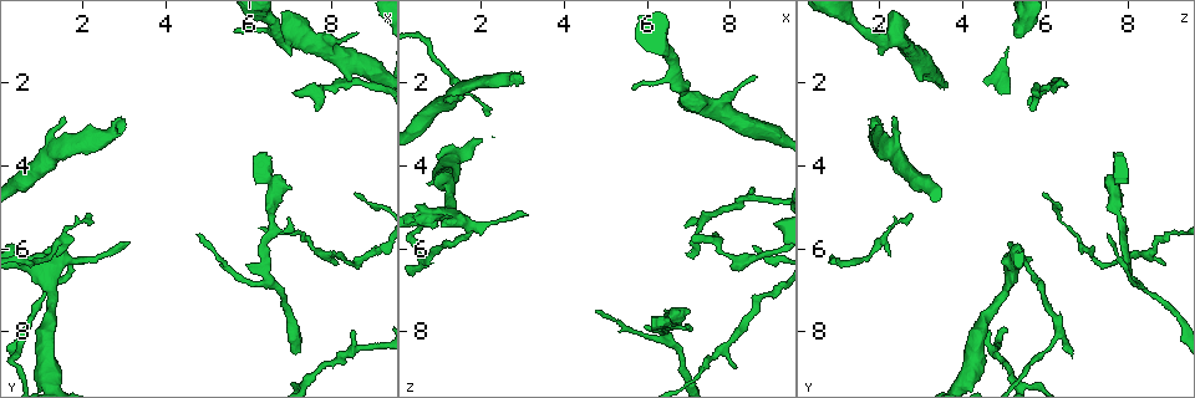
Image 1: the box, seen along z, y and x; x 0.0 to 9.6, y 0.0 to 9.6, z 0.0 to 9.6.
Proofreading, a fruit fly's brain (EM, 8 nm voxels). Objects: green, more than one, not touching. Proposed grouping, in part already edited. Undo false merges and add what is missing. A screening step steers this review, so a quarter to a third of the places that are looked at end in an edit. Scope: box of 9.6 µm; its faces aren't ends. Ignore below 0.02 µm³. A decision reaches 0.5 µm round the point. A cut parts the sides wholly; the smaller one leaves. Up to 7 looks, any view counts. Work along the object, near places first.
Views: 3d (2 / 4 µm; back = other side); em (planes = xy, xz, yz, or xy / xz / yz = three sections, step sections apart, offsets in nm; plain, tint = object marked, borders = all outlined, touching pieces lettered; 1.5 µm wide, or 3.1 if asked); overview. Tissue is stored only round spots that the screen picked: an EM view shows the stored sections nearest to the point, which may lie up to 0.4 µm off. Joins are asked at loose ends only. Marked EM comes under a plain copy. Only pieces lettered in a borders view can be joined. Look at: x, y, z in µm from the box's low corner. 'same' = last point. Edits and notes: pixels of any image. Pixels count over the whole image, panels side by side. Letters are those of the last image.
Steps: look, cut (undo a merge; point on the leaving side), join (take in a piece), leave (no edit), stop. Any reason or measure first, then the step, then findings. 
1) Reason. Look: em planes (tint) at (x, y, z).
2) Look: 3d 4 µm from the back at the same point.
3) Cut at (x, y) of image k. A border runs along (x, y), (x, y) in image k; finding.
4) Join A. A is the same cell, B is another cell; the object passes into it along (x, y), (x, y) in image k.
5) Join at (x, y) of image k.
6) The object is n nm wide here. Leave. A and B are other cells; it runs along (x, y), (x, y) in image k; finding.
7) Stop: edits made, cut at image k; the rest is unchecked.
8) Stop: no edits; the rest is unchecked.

An open end. Look: em xz step 4 (borders) at (2.25, 5.15, 2.75).

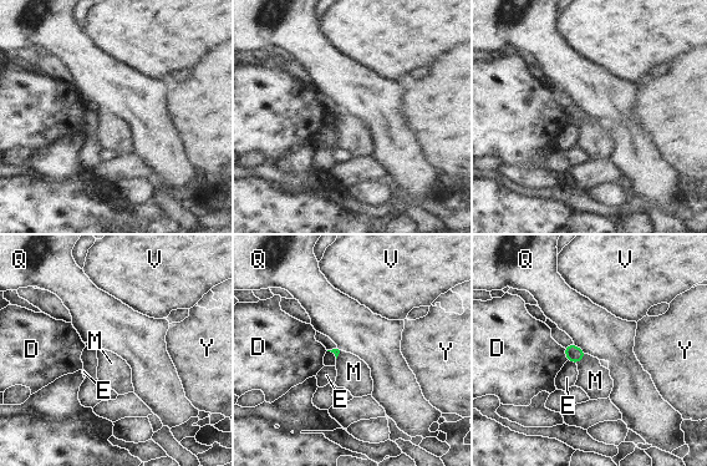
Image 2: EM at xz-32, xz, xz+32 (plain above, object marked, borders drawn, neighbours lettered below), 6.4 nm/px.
Cut it another way. Look: em planes (borders) at the same point.

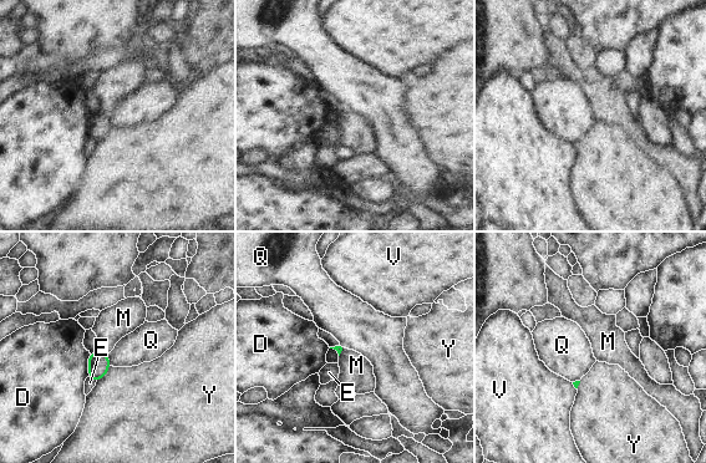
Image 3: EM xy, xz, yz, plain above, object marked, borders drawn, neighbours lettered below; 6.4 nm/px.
The longest contact is with D, 150 nm. Leave. D, E, M, Q, V and Y are other cells; none of them fits.

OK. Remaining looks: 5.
Branch stops here. Look: em planes (borders) at (1.60, 2.90, 2.35).

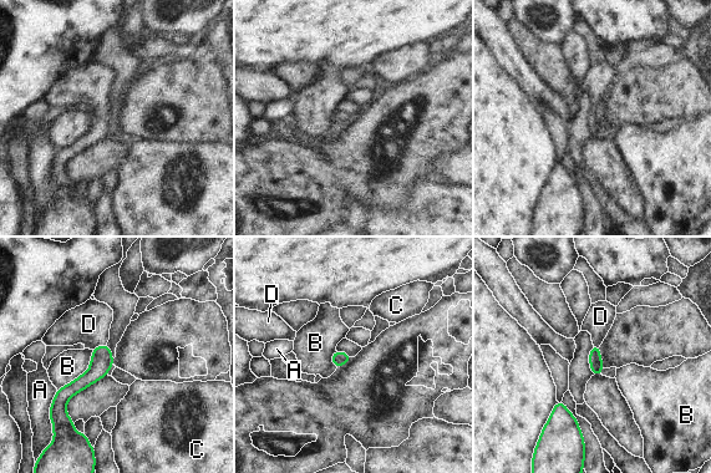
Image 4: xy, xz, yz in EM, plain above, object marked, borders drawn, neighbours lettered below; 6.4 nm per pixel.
Join D. D is the same cell, A, B and C are other cells; the neuron continues.

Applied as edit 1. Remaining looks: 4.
Free end. Look: em planes (borders) at (8.45, 8.05, 4.65).

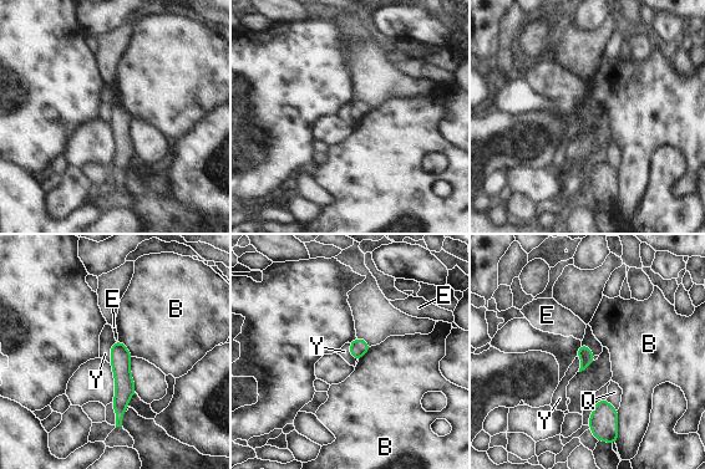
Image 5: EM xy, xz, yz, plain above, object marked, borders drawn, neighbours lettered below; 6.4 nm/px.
Leave. B, E, Q and Y are other cells; a border runs along (116, 341), (111, 347), (110, 362) in image 5; none of them fits.

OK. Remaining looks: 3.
Stop: edits made, join at image 4; the rest is unchecked.

